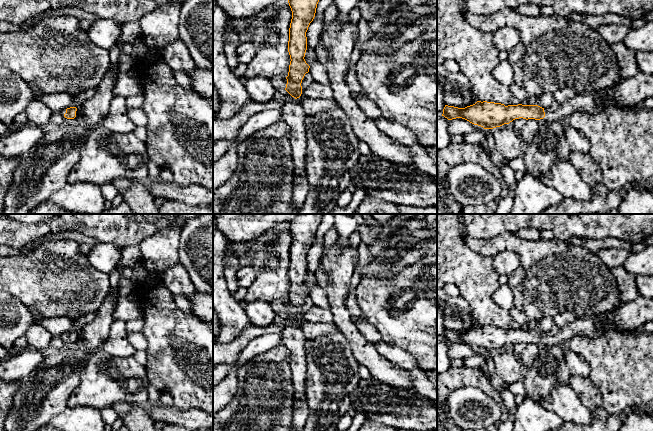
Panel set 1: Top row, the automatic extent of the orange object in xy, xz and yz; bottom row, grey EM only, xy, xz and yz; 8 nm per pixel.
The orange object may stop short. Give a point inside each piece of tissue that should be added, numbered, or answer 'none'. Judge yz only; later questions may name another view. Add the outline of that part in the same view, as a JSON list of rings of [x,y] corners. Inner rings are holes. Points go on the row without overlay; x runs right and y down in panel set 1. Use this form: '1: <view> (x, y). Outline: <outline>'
1: yz (630, 316). Outline: [[[639,296],[635,301],[622,304],[617,310],[602,316],[577,318],[572,324],[554,325],[544,333],[546,346],[566,345],[575,336],[597,337],[609,328],[633,331],[653,321],[653,300]]]

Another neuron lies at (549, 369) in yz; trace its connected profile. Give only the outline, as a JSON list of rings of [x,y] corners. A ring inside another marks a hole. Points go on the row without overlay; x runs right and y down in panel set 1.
[[[538,344],[539,355],[522,378],[528,397],[538,404],[559,385],[568,385],[571,374],[565,362],[566,345]]]

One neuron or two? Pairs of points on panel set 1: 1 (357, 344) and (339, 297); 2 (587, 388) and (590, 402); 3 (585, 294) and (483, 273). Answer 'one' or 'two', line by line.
1: one
2: one
3: two

